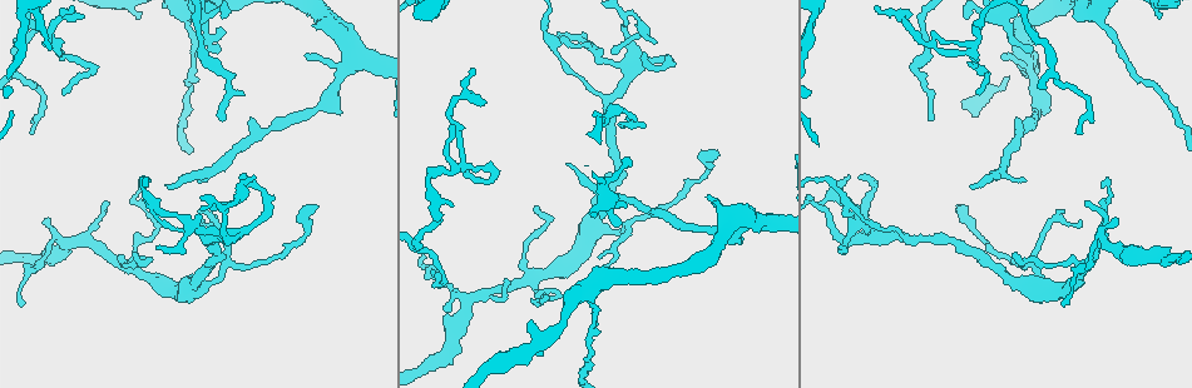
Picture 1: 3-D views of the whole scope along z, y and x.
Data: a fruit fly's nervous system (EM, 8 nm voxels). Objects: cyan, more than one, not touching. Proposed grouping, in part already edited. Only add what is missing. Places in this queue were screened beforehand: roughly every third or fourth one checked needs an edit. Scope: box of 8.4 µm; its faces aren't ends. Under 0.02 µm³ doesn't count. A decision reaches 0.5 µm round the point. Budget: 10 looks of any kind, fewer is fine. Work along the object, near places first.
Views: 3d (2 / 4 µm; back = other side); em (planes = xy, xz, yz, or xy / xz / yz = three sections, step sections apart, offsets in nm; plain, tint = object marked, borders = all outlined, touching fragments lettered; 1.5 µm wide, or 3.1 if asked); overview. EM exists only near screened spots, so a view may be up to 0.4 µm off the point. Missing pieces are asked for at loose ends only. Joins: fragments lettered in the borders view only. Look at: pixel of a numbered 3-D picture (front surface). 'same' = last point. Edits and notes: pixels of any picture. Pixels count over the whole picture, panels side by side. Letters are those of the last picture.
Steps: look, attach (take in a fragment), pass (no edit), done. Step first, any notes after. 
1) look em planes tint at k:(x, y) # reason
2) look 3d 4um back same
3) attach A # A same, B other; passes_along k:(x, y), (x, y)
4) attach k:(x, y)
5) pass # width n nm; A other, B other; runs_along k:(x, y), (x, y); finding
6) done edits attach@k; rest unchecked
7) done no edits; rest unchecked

look 3d 2um back at 1:(762, 227) # three-way junction

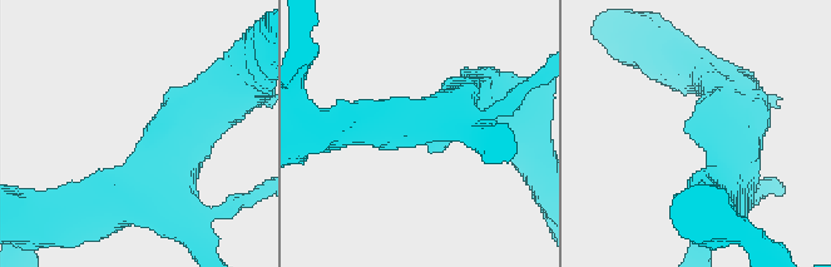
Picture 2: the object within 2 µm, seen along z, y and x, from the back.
look em xy step 8 borders at 2:(139, 141) # arms 3; arm_widths 260, 280, 400 nm; need the tissue

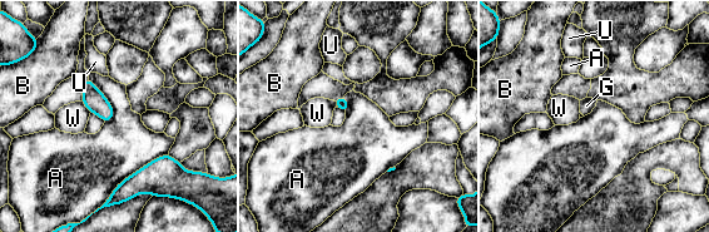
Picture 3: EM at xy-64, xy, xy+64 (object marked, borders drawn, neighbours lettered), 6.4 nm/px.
pass # A other, B other, G other, U other, W other; border 3:(168, 153), (127, 176), (102, 206); no lettered fragment goes on from it

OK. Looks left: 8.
look em xz step 4 borders at 1:(933, 33) # thin end

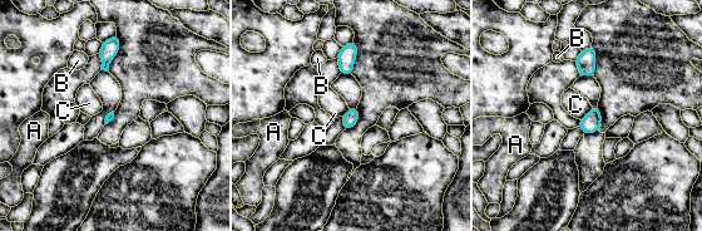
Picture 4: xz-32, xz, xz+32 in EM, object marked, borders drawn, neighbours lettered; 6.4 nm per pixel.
look em planes borders same # another direction

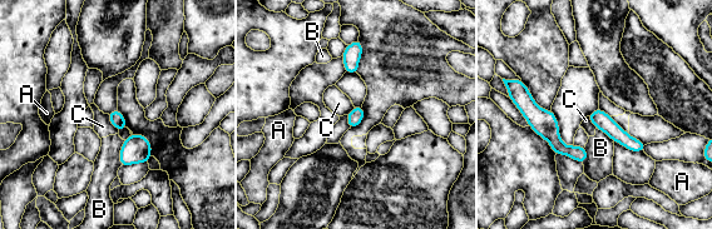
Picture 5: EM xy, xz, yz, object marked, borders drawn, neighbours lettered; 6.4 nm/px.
pass # A other, B other, C other; border 5:(107, 114), (112, 125), (118, 132); none of them fits

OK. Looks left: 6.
look 3d 2um at 1:(931, 120) # an open end

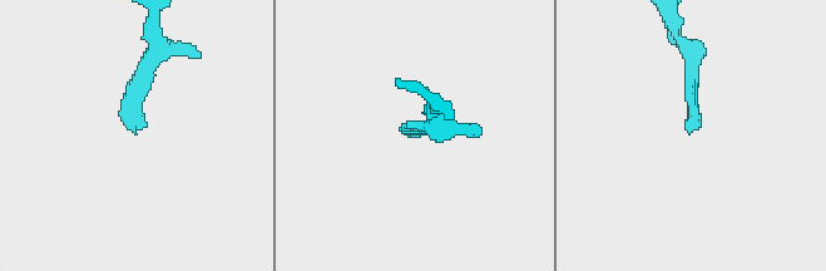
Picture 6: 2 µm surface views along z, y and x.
look em yz step 4 borders at 6:(689, 130)

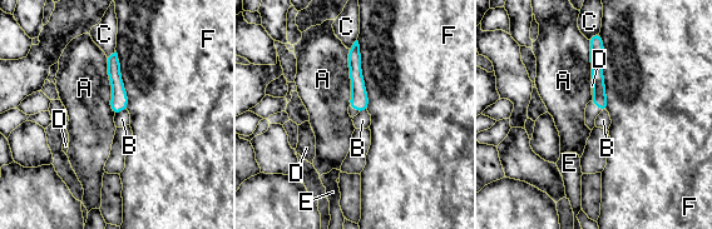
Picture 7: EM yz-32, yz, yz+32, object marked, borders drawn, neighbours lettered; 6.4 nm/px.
look em planes borders same # another direction

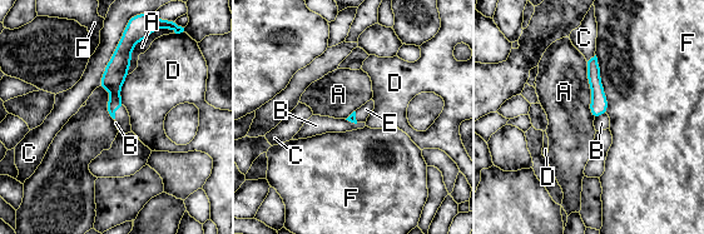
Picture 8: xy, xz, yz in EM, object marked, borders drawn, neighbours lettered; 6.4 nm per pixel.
attach E # longest_contact C 400 nm; A other, B other, C other, D other, E same, F other; passes_along 8:(115, 73), (115, 110), (122, 116); the neuron continues

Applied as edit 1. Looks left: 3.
look em xz step 8 borders at 1:(1102, 181) # tapers out

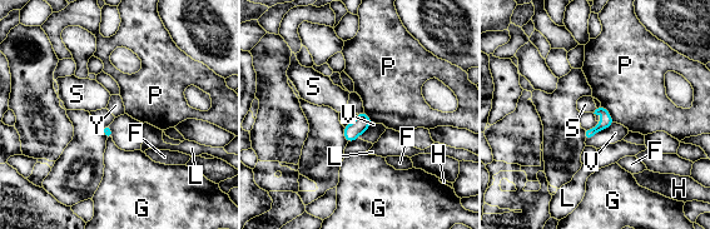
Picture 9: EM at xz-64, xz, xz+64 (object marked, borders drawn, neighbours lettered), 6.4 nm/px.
look em planes borders same # another direction

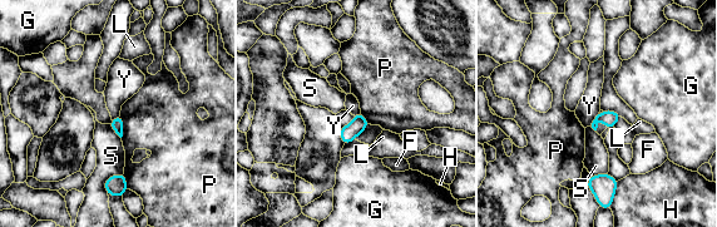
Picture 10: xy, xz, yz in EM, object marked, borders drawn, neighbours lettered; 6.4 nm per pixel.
pass # F other, G other, H other, L other, P other, S other, Y other; border 10:(599, 113), (591, 126); none of them fits

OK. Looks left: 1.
done edits attach@8; rest unchecked

